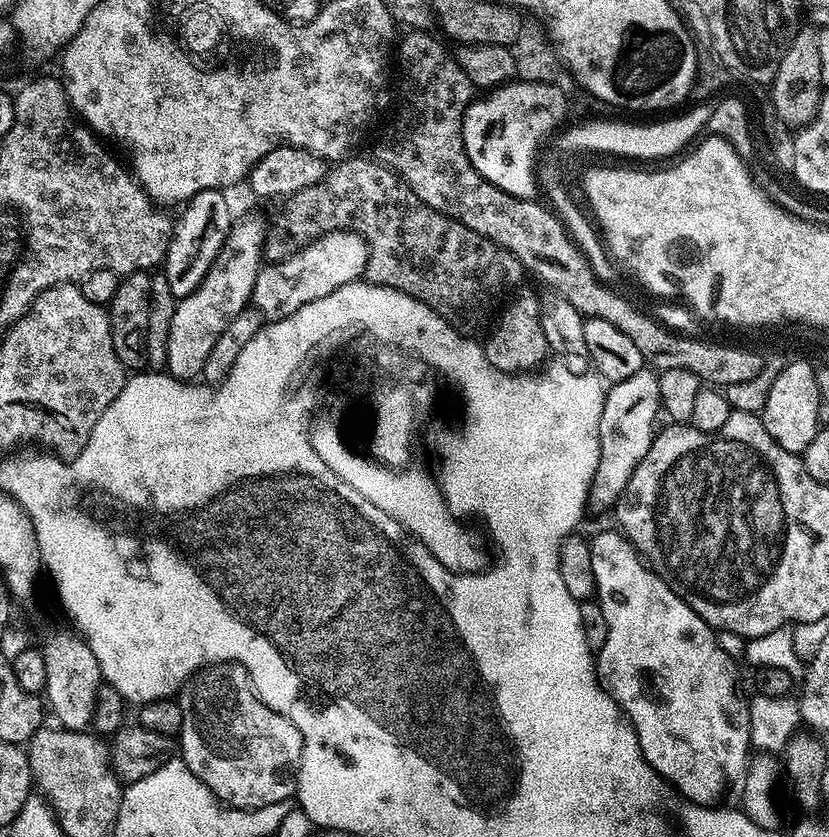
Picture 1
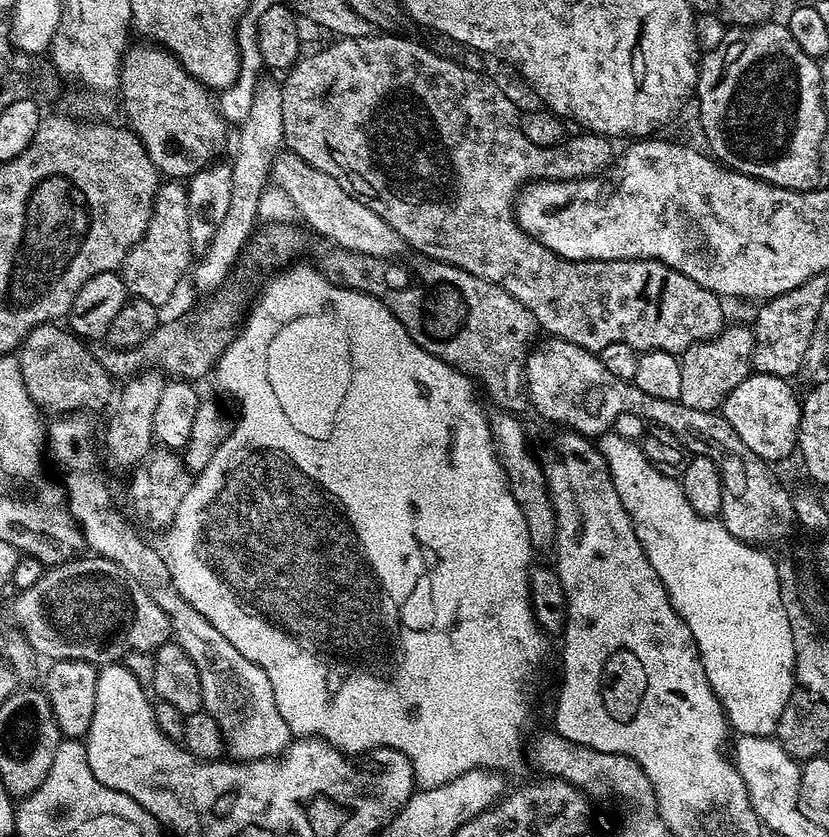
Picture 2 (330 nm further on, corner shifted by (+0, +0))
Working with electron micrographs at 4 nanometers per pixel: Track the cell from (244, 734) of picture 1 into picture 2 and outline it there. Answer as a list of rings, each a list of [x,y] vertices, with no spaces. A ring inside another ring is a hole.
[[[97,504],[97,509],[90,514],[94,521],[94,534],[84,536],[84,540],[92,540],[87,547],[91,553],[122,566],[129,576],[135,576],[146,594],[168,613],[175,643],[180,644],[182,650],[190,654],[190,662],[198,666],[203,711],[209,712],[214,722],[218,722],[225,753],[236,762],[270,760],[283,756],[294,737],[290,726],[286,726],[286,718],[278,714],[278,702],[274,702],[270,678],[266,678],[264,671],[250,662],[250,658],[242,658],[242,654],[238,654],[238,650],[234,650],[234,646],[230,646],[230,642],[226,642],[226,638],[222,638],[222,634],[218,634],[218,630],[214,630],[206,618],[202,618],[202,614],[198,614],[198,610],[194,610],[180,597],[163,553],[157,547],[154,549],[145,544],[131,521],[122,519],[121,514],[113,508],[110,504]]]

